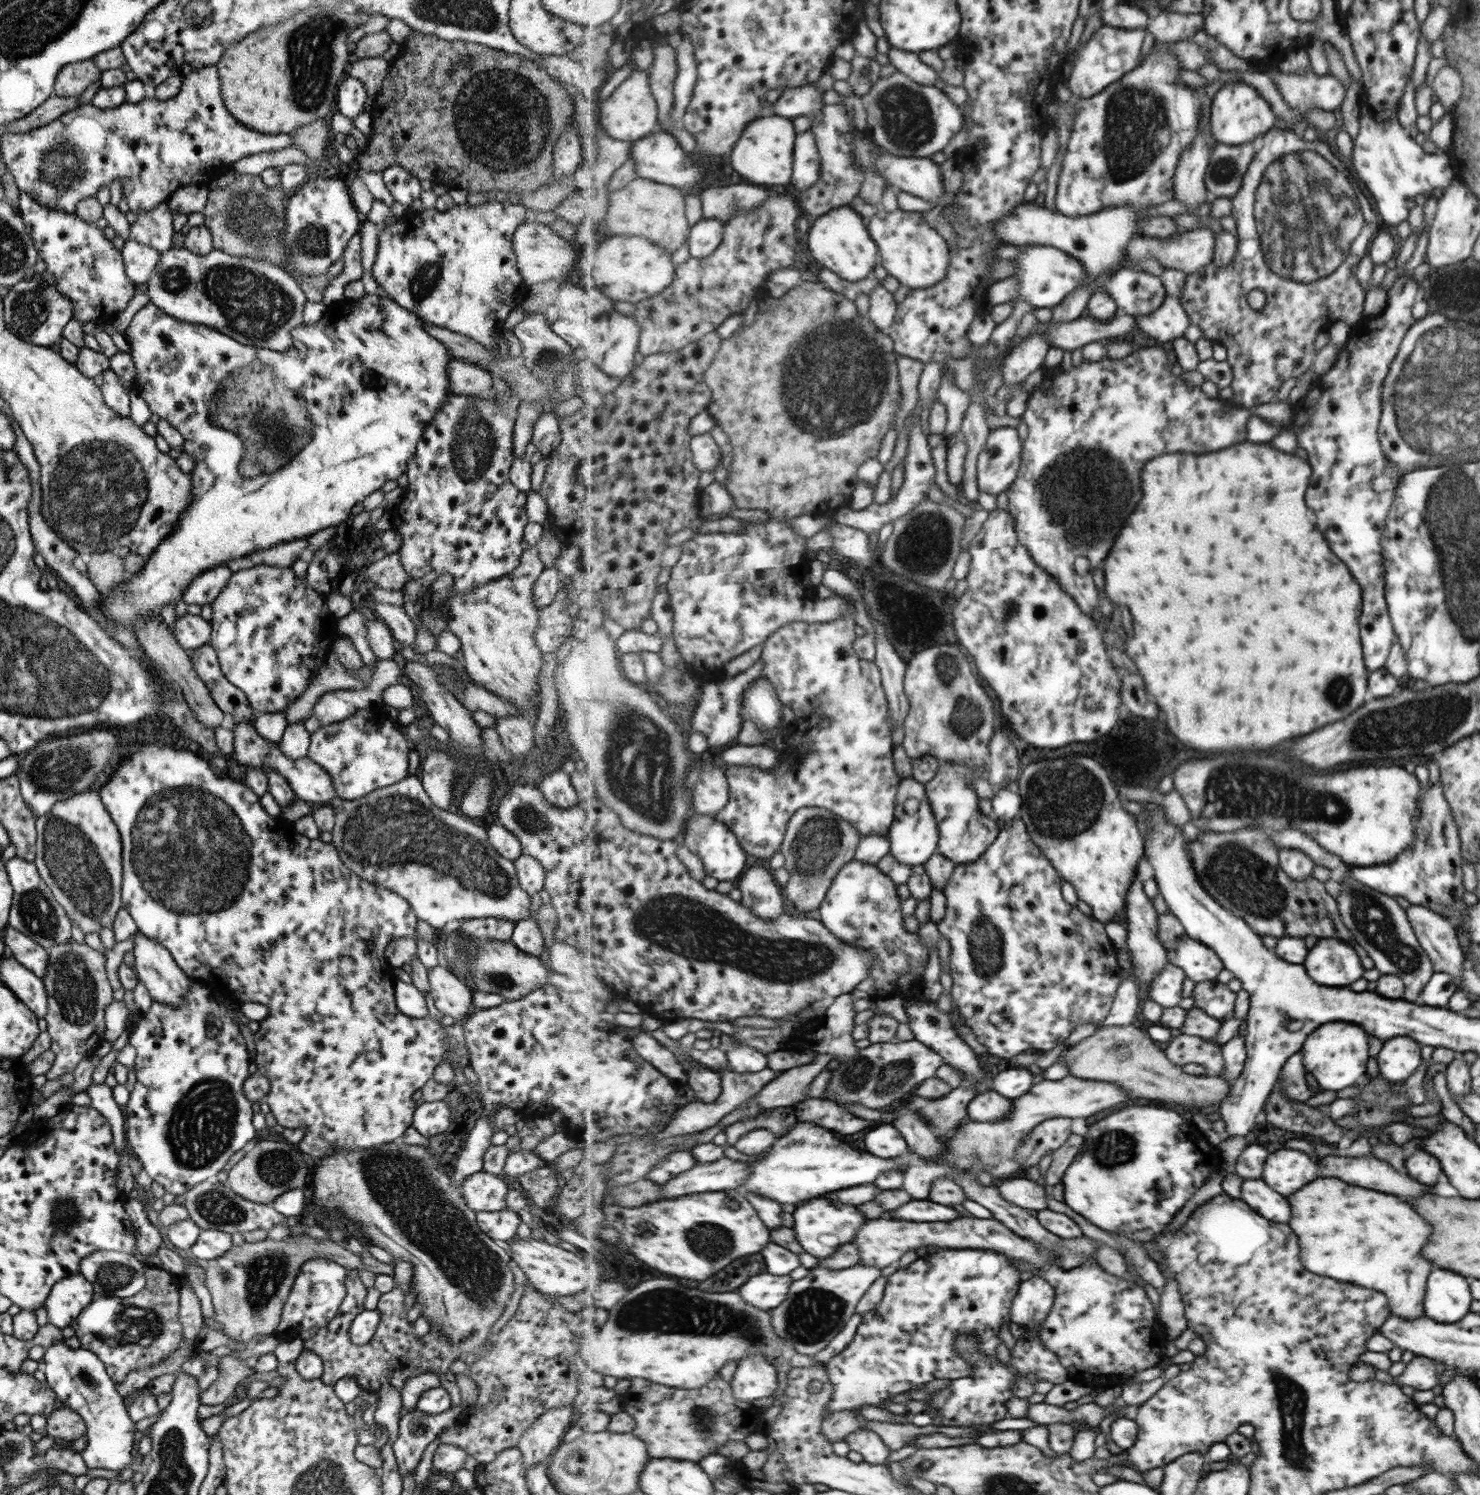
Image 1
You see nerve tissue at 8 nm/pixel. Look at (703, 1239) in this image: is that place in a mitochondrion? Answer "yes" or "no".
yes

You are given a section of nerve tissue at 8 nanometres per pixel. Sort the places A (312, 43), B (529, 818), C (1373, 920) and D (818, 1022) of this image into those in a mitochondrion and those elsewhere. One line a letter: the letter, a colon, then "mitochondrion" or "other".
A: mitochondrion
B: mitochondrion
C: mitochondrion
D: other

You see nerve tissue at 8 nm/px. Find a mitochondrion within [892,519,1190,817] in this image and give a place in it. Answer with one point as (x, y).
(965, 718)

